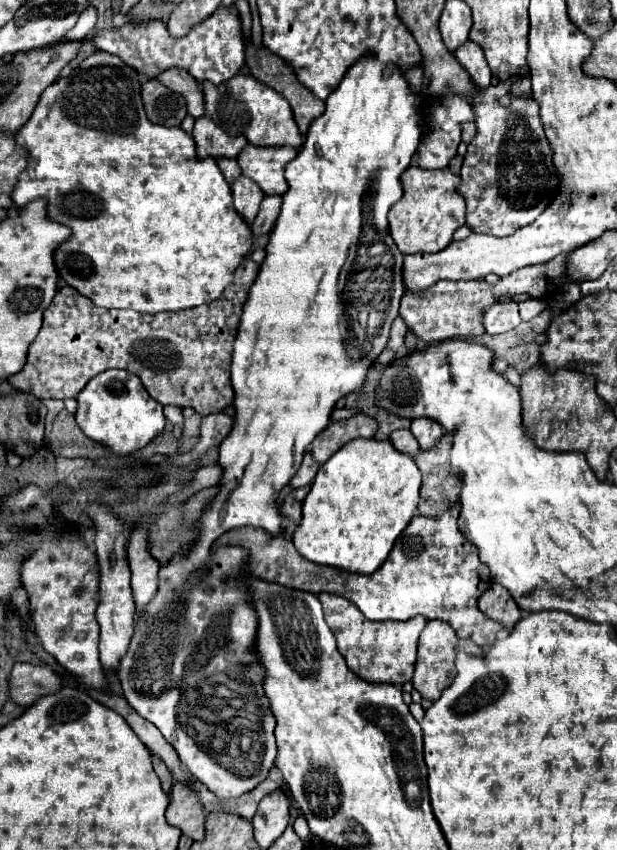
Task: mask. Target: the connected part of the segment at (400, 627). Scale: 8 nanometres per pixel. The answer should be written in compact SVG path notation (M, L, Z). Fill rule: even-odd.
M320 593L318 599L324 609L324 619L338 641L338 651L346 659L352 673L368 683L390 683L396 687L412 679L418 637L426 625L422 615L408 621L370 621L362 615L362 611L358 611L354 603L342 595Z

